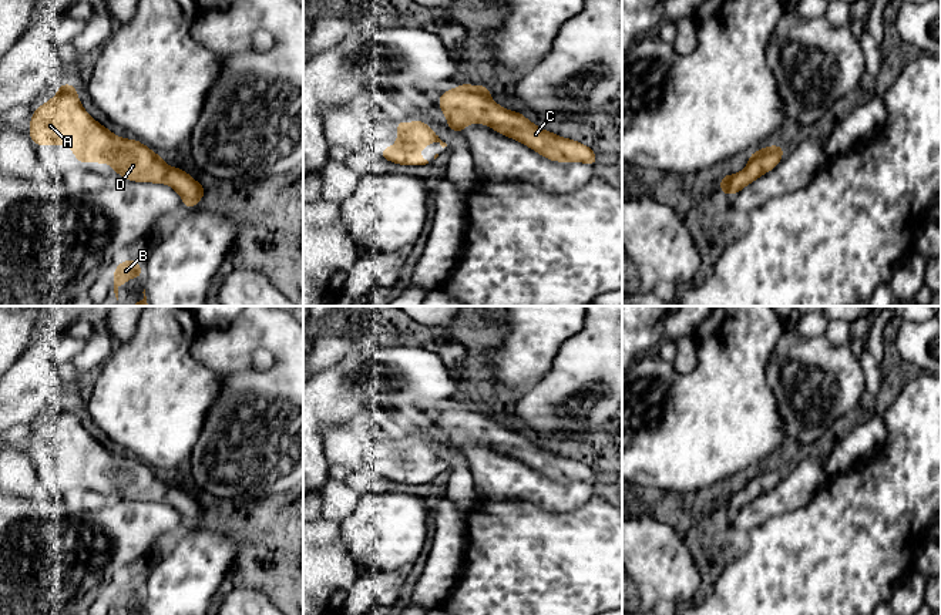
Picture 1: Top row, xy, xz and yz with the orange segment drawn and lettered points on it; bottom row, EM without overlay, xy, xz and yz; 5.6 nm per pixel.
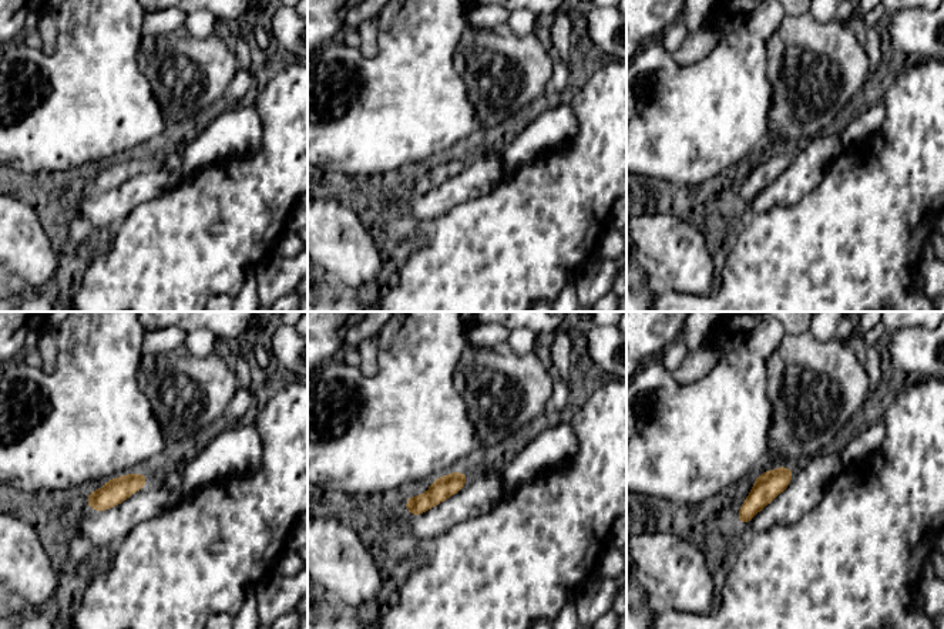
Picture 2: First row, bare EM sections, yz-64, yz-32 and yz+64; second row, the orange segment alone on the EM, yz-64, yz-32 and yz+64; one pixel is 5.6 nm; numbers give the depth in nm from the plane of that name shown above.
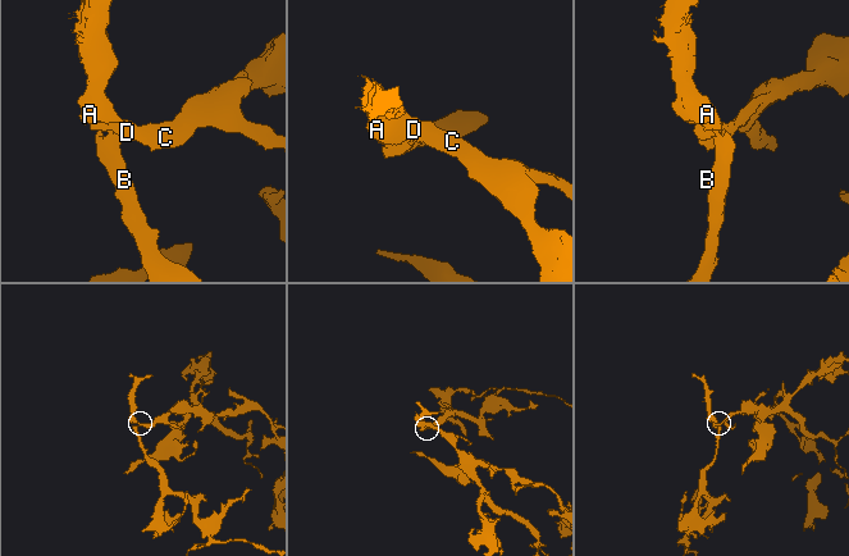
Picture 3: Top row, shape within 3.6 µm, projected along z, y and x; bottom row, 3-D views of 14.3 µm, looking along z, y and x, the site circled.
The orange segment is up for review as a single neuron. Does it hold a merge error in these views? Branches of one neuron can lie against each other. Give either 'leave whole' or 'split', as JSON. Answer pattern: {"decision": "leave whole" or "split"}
{"decision": "leave whole"}

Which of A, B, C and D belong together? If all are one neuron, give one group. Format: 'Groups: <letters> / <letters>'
Groups: A B C D

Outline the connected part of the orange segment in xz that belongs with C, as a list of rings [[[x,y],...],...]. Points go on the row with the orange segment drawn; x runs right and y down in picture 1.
[[[460,84],[438,95],[447,127],[460,134],[471,122],[485,124],[494,131],[525,144],[551,161],[596,165],[595,152],[578,141],[547,132],[521,112],[510,111],[490,98],[490,87]]]

